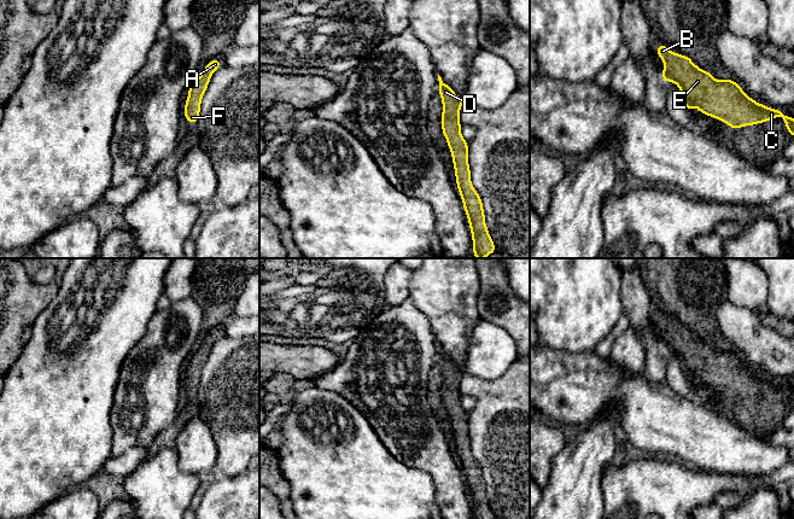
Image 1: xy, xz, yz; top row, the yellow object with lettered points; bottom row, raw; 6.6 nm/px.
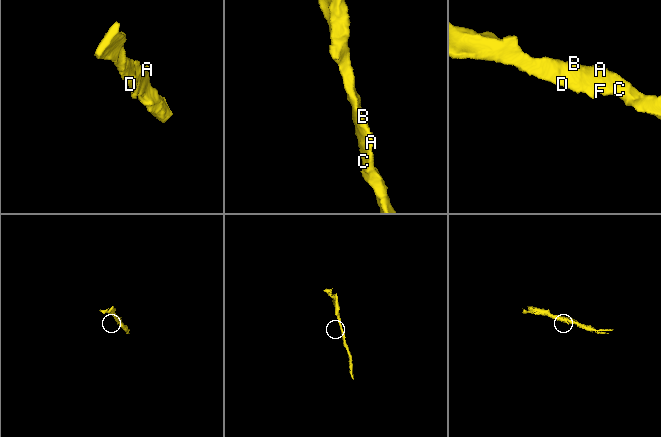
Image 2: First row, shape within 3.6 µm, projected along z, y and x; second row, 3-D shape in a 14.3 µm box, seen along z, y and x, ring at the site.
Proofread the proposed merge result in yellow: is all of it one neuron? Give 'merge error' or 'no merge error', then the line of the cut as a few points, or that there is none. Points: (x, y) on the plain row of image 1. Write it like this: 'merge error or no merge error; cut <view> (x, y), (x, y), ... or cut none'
no merge error; cut none

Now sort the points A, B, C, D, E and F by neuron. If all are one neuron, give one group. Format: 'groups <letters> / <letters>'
groups A B C D E F

